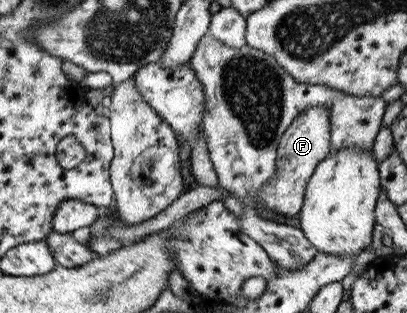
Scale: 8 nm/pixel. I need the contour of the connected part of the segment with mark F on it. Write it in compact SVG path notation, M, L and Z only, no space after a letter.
M312 107L296 117L287 125L276 148L275 174L265 181L257 191L259 201L286 217L296 217L300 211L306 182L319 161L322 161L330 149L329 115L324 107Z

